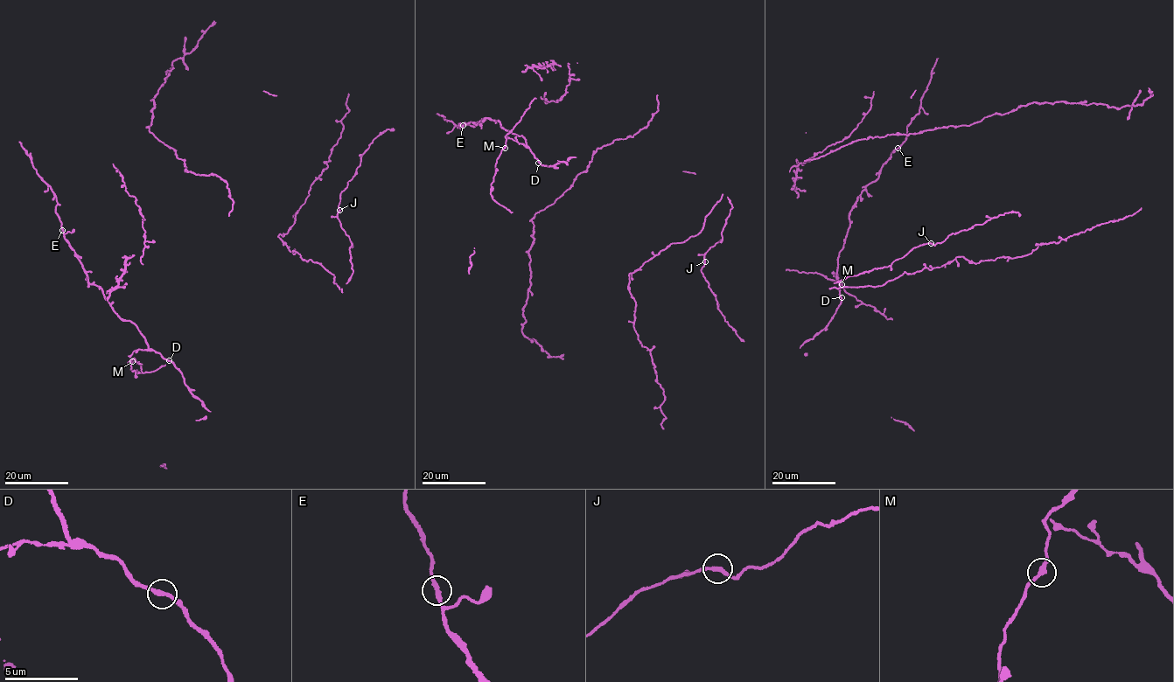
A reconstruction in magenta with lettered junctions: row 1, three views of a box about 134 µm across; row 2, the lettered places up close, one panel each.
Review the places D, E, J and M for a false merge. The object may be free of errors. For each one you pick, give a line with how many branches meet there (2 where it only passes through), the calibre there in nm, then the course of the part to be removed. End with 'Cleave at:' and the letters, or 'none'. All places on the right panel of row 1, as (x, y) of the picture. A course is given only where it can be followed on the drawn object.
Cleave at: none

